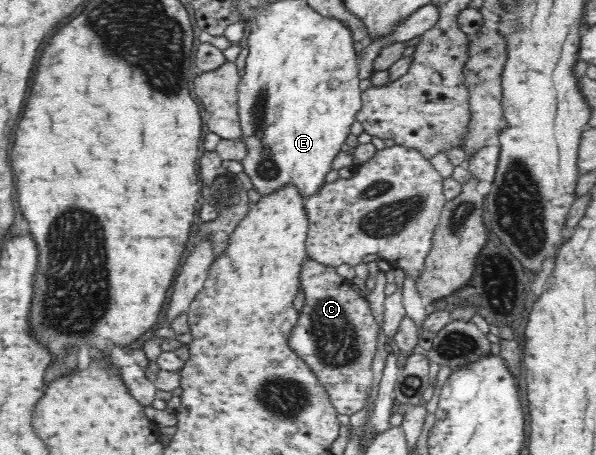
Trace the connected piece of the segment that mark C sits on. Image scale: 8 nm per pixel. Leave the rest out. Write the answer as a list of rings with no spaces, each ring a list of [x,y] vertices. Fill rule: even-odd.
[[[306,257],[300,274],[300,293],[304,293],[304,305],[298,315],[296,329],[292,329],[287,340],[287,346],[296,352],[315,373],[318,381],[328,392],[328,397],[337,413],[354,415],[364,409],[372,389],[372,361],[378,343],[380,327],[370,310],[366,298],[358,296],[350,288],[347,279],[340,276],[334,267],[321,265]]]

